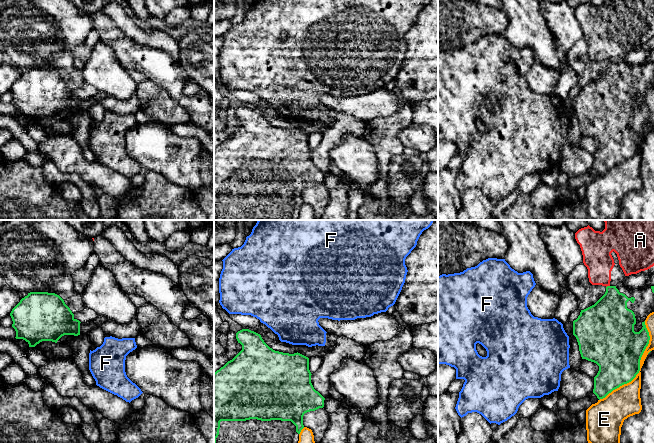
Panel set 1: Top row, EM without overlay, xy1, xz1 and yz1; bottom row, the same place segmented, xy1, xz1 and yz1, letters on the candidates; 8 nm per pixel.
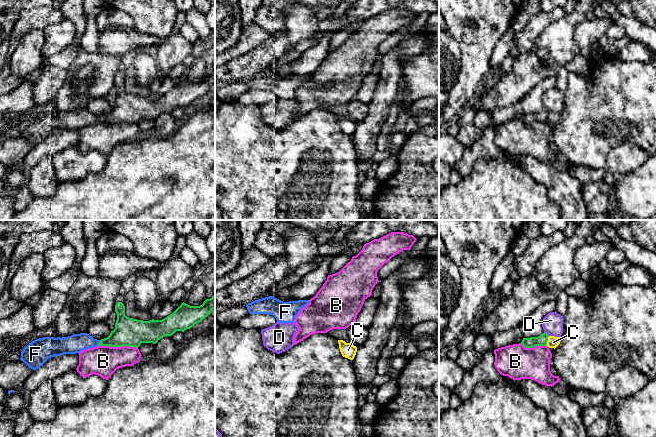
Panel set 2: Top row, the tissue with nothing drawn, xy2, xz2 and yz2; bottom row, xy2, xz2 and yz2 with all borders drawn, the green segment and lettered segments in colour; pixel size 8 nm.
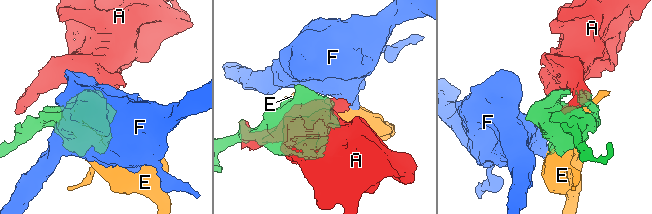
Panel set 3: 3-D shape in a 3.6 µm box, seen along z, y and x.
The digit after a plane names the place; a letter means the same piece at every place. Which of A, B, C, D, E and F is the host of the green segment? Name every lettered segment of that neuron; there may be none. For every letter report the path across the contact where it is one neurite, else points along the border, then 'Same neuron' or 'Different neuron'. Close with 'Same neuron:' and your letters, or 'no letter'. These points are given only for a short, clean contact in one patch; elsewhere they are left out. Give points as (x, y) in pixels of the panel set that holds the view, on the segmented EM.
A: Different neuron
B: Boundary: xy2 (98, 345), (135, 346), (137, 348). Different neuron
C: Boundary: yz2 (549, 336), (545, 345). Different neuron
D: Boundary: yz2 (544, 331), (549, 335). Different neuron
E: Different neuron
F: Path across: xy2 (128, 332), (116, 339), (99, 343), (73, 344). Same neuron
Same neuron: F

